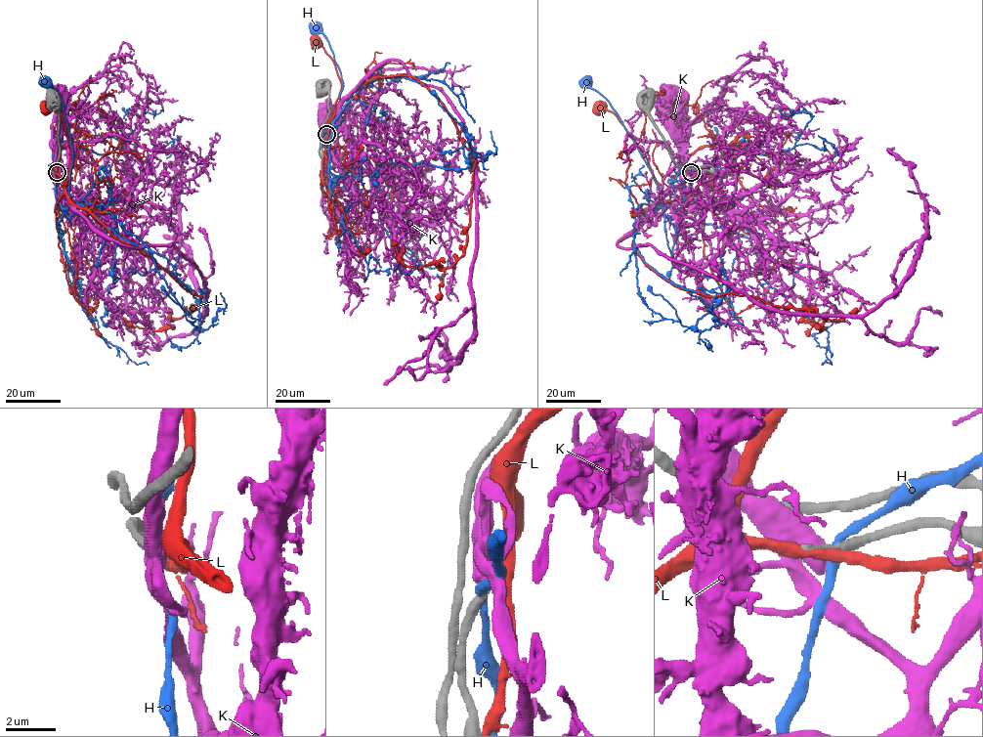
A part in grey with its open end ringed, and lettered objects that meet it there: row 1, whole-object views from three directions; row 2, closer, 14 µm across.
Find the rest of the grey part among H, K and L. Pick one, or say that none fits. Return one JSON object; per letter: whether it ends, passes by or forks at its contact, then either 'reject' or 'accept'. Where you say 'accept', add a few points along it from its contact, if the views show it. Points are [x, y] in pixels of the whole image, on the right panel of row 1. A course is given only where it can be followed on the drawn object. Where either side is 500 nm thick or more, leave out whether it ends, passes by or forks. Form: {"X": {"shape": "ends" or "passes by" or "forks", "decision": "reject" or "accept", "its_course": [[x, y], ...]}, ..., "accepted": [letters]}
{"H": {"shape": "passes by", "decision": "reject"}, "K": {"decision": "reject"}, "L": {"shape": "passes by", "decision": "reject"}, "accepted": []}

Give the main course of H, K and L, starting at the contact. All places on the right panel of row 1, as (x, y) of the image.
H: (695, 172), (689, 198), (681, 206), (670, 207), (617, 112), (587, 84)
K: (694, 172), (683, 159), (680, 115), (672, 96)
L: (692, 172), (664, 176), (660, 183), (635, 140), (613, 112), (601, 108)

